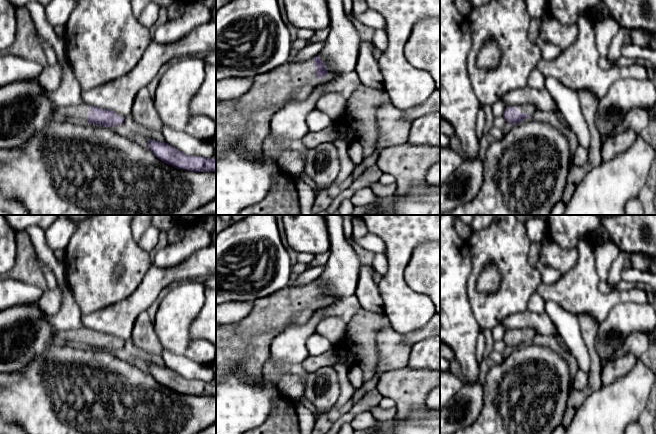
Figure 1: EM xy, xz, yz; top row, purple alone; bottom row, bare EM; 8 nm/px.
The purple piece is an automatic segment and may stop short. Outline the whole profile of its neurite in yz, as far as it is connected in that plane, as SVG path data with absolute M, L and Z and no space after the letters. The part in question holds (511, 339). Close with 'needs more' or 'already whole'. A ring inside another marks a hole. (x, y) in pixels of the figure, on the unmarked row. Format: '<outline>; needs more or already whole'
M508 330L503 337L503 341L509 349L513 349L527 343L530 336L531 333L528 330Z; needs more

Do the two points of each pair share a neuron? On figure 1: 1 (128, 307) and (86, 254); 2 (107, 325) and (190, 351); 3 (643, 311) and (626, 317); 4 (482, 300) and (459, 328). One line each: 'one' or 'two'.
1: two
2: two
3: one
4: two

